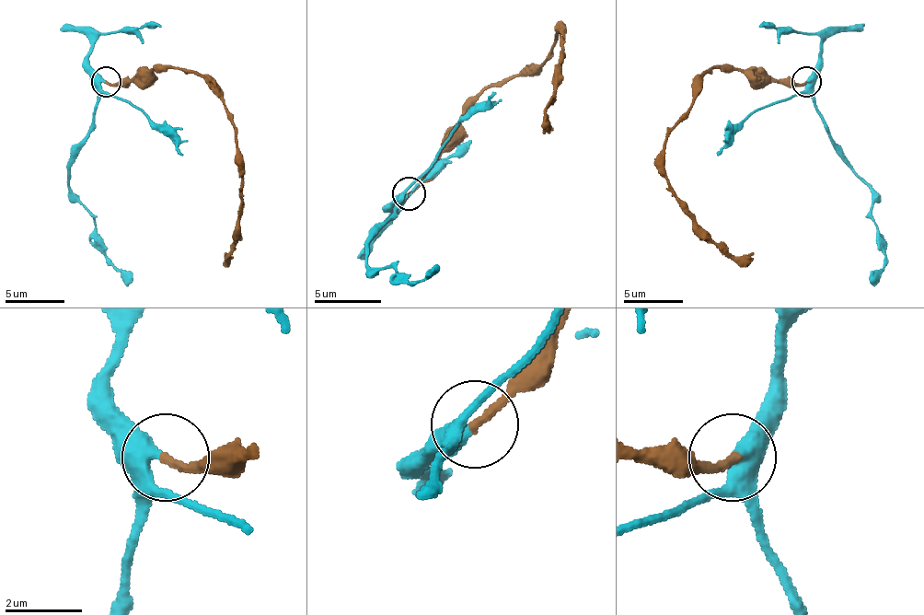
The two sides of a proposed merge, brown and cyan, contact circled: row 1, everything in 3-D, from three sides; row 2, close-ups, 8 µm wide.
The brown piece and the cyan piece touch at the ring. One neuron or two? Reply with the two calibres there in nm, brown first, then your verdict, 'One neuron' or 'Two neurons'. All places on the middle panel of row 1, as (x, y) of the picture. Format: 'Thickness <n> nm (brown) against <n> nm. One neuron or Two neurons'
Thickness 220 nm (brown) against 400 nm. One neuron

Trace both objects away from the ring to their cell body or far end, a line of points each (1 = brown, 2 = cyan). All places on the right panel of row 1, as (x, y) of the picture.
1: (807, 81), (780, 84), (756, 81), (736, 69), (712, 69), (664, 143), (668, 191), (733, 256), (754, 252)
2: (807, 81), (831, 143), (843, 161), (866, 184), (872, 199), (875, 235), (884, 256), (884, 267), (869, 282)

